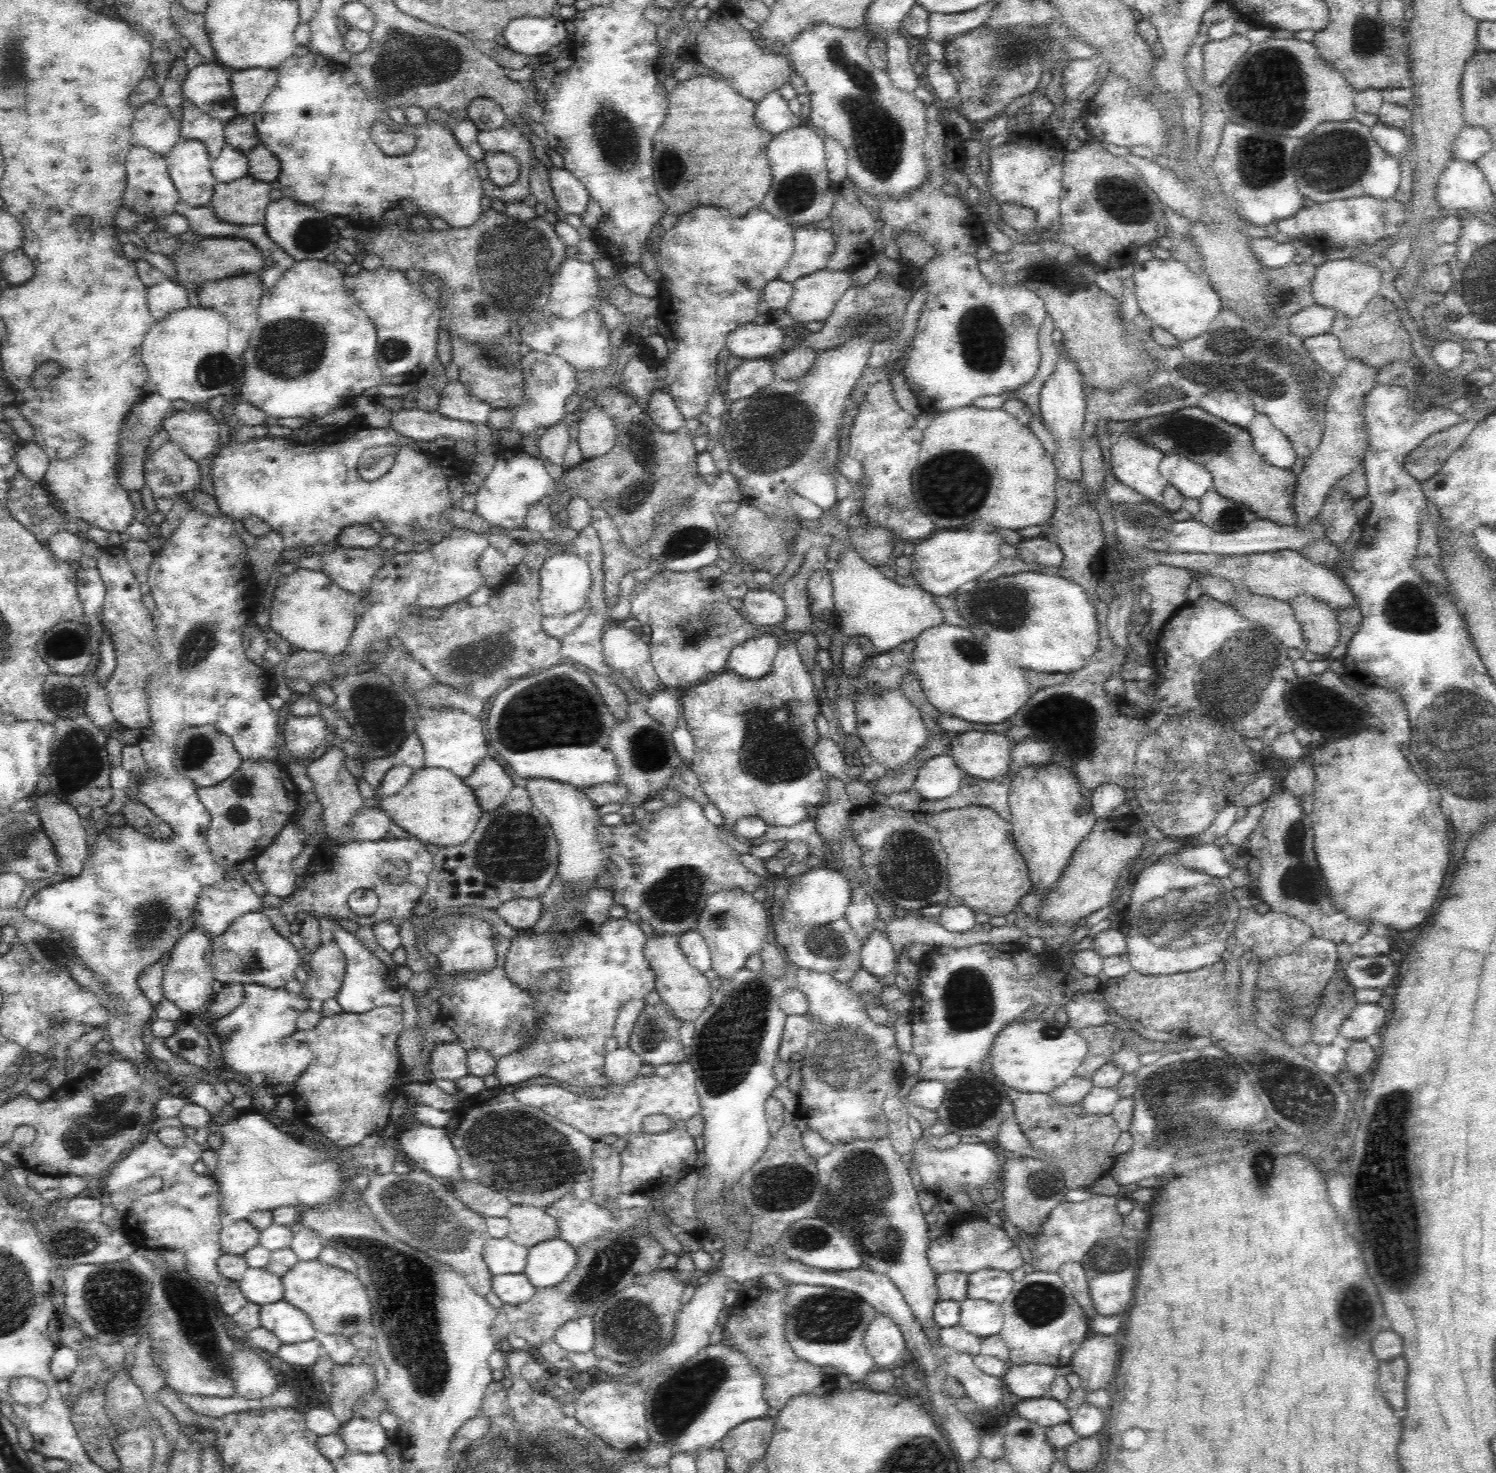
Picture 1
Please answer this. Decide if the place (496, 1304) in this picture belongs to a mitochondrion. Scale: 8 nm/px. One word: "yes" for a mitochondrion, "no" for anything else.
no

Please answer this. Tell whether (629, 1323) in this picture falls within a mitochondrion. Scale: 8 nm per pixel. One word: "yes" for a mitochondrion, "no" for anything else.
yes

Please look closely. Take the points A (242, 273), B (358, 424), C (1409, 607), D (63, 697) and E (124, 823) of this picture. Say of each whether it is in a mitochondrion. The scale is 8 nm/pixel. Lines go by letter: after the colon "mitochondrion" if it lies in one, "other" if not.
A: other
B: other
C: mitochondrion
D: mitochondrion
E: other

